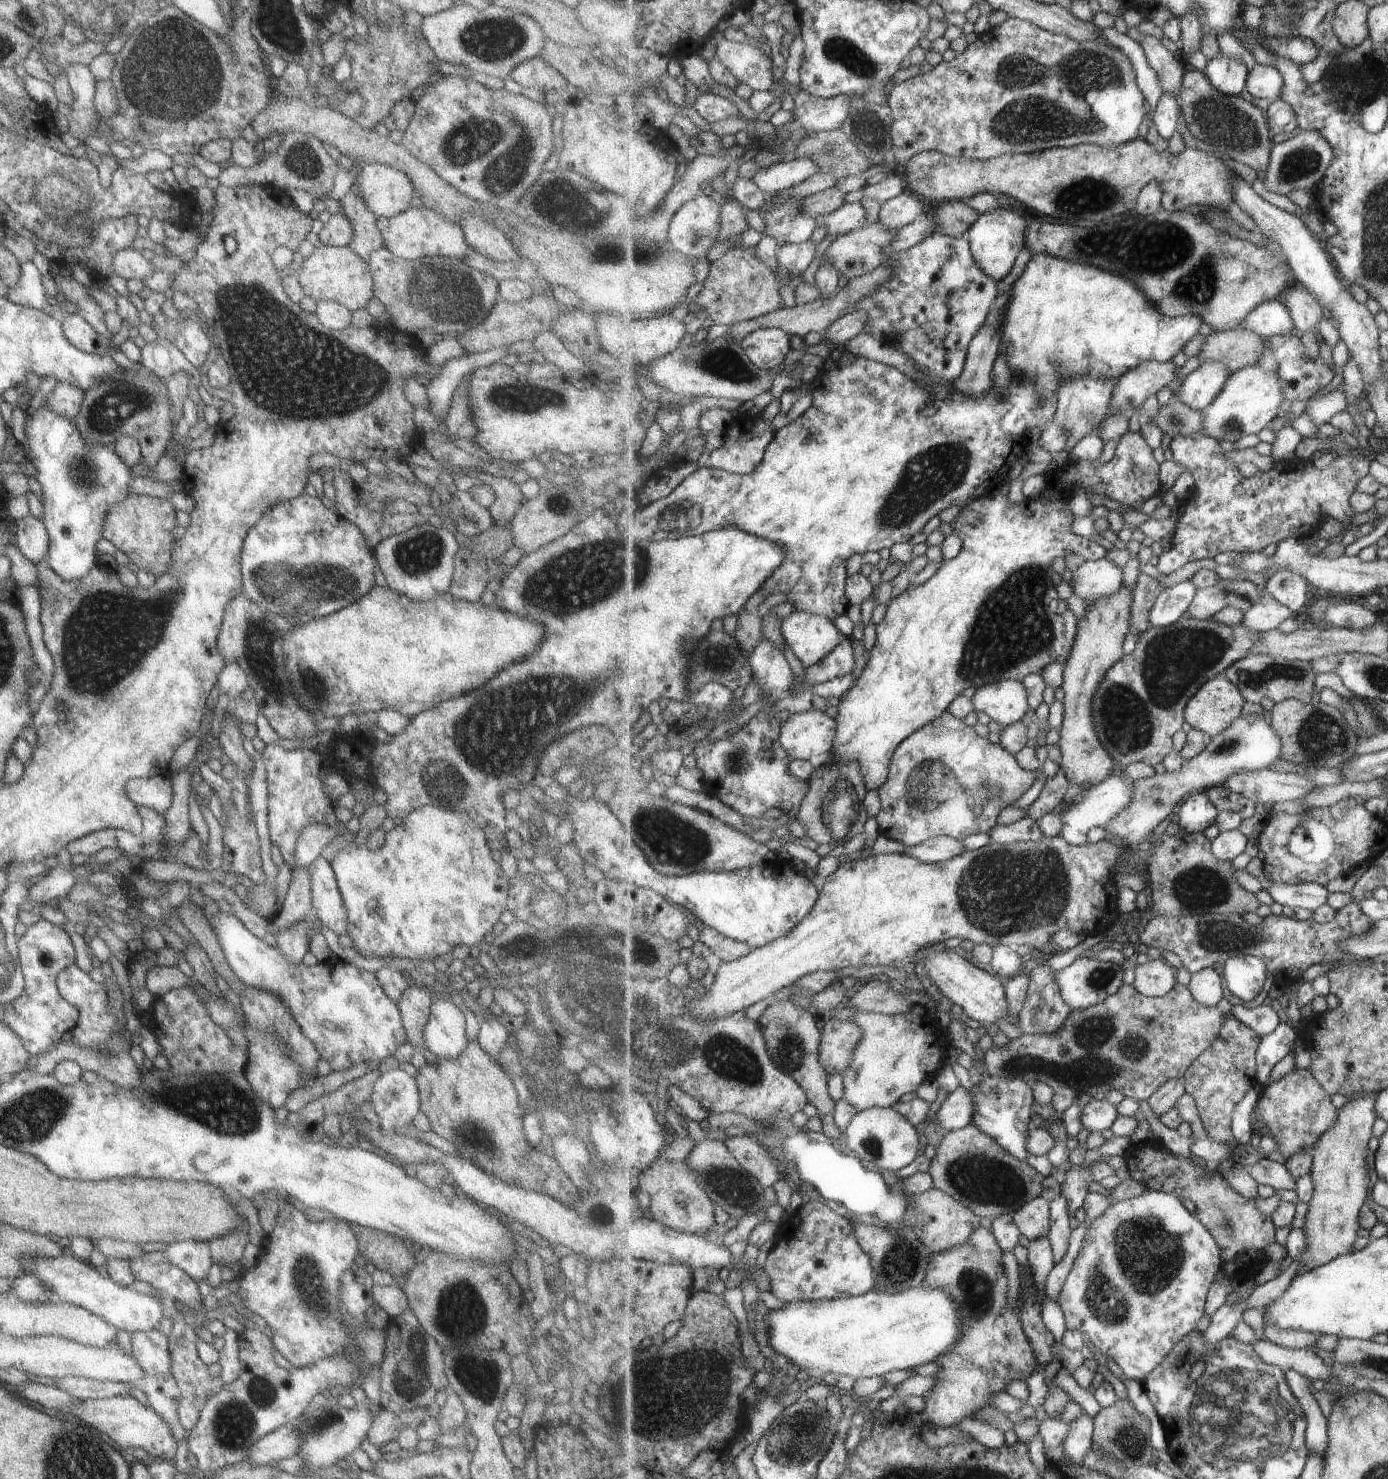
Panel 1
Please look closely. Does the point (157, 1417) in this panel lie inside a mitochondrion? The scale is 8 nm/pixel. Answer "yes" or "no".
no

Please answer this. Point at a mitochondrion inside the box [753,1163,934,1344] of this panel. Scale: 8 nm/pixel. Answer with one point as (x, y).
(906, 1263)

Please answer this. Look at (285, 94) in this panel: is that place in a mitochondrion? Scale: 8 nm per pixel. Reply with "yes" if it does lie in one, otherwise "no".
no

